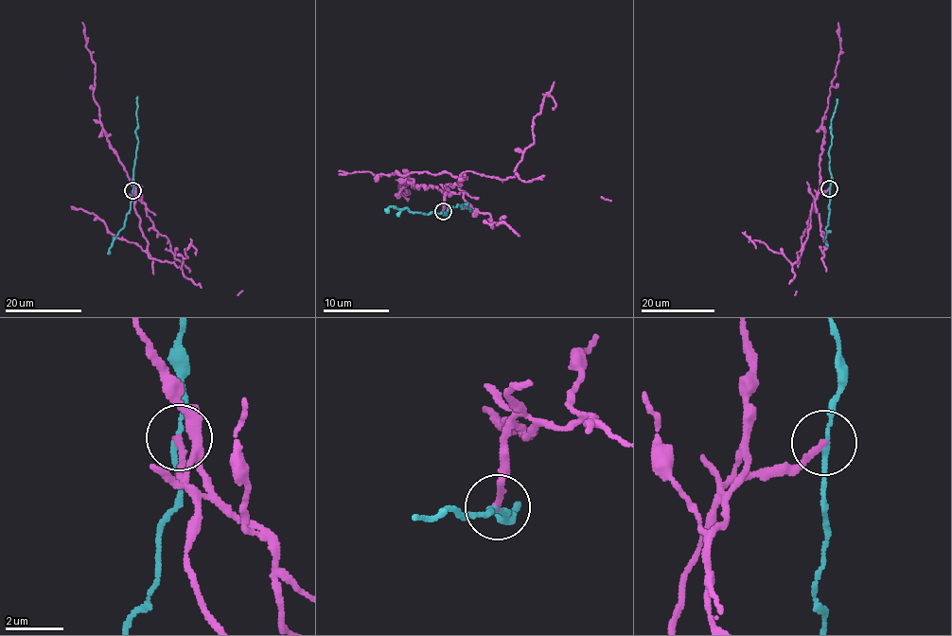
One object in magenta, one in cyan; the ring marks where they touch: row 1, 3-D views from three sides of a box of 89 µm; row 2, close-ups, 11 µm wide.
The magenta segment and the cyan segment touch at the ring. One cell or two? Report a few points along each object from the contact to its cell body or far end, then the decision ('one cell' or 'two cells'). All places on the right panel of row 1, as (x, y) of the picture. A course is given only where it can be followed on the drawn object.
magenta via (829, 187), (819, 190), (823, 137), (821, 123), (840, 52), (838, 22) | cyan via (830, 187), (831, 119), (837, 98) | two cells

